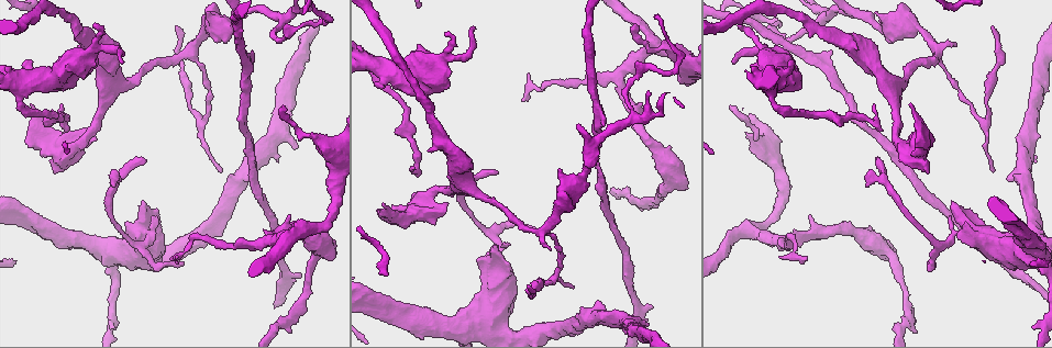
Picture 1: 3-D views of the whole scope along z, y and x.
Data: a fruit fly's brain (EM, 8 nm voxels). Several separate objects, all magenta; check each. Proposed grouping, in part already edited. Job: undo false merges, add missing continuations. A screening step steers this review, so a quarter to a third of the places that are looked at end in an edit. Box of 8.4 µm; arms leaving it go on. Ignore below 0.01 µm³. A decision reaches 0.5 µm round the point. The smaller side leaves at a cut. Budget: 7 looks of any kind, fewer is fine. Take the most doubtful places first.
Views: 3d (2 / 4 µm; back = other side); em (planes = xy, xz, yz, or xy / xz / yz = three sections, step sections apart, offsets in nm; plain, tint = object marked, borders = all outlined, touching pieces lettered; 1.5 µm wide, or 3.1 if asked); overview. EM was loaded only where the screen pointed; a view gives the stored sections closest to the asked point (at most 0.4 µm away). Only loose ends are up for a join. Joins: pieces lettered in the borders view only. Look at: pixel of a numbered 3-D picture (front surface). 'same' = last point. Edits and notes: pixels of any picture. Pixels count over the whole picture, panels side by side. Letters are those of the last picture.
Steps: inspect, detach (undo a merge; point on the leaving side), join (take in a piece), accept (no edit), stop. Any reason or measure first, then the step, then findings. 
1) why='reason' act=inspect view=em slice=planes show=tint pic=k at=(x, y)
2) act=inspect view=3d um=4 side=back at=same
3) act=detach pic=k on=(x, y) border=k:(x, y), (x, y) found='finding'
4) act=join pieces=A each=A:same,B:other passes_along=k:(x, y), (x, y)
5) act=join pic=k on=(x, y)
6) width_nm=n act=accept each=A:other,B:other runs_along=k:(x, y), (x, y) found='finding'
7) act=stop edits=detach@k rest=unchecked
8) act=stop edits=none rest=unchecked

why='branch stops here' act=inspect view=em slice=planes show=borders pic=1 at=(877, 162)

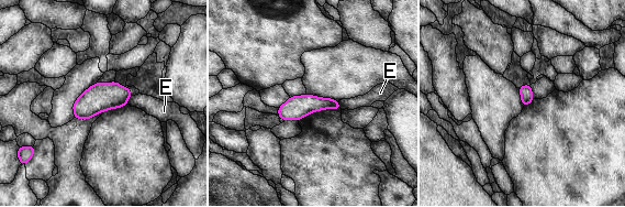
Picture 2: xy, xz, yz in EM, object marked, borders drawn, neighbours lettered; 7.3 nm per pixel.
act=accept each=E:other border=2:(131, 95), (126, 104) found='no lettered piece goes on from it'

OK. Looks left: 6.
why='thin end' act=inspect view=em slice=yz step=4 show=tint pic=1 at=(94, 26)

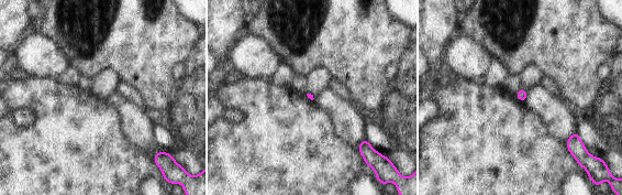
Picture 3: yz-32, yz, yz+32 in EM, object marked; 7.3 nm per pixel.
why='cut it another way' act=inspect view=em slice=planes show=tint at=same

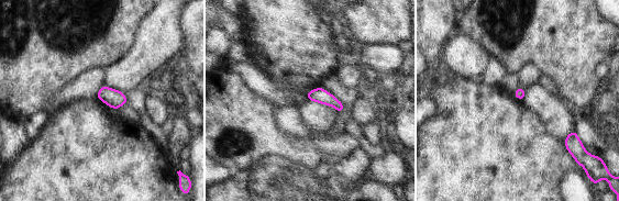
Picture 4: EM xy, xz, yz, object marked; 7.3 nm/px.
act=inspect view=em slice=planes show=borders at=same

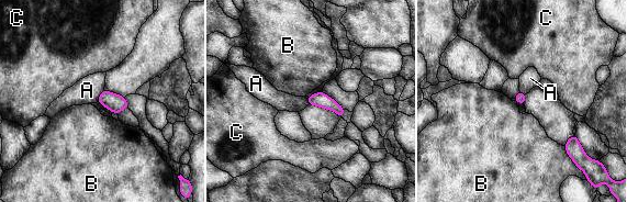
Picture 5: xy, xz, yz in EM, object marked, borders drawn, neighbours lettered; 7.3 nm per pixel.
longest_contact=B:120nm act=accept each=A:other,B:other,C:other found='none of them fits'

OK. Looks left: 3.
act=inspect view=em slice=planes show=borders pic=1 at=(489, 200)

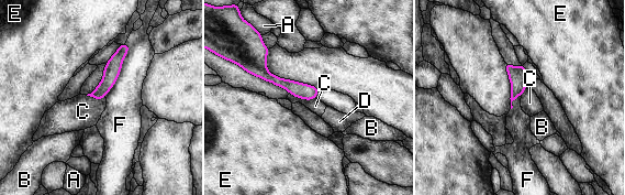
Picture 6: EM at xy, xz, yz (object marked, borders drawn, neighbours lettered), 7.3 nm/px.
act=accept each=A:other,B:other,C:other,D:other,E:other,F:other border=6:(289, 93), (305, 99), (315, 98) found='all the same cell'

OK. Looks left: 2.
act=stop edits=none rest=unchecked

